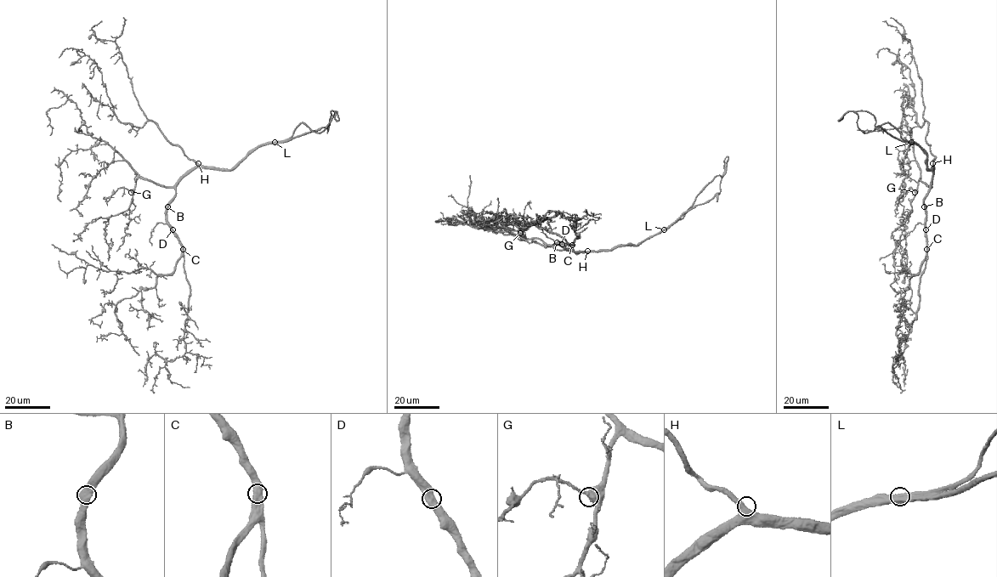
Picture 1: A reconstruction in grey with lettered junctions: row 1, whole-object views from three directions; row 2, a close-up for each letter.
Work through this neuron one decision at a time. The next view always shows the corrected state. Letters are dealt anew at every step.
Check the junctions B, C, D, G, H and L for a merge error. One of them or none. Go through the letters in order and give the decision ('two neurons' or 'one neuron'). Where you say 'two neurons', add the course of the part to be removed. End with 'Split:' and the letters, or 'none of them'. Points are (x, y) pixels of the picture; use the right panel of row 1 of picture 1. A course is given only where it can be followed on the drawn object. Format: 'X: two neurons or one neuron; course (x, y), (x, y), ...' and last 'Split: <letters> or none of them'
B: one neuron
C: one neuron
D: one neuron
G: one neuron
H: one neuron
L: one neuron
Split: none of them

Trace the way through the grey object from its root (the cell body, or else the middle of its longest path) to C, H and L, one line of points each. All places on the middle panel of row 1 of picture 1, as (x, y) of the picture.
C: (565, 247), (562, 242), (556, 244), (572, 245)
H: (565, 247), (574, 251), (587, 251)
L: (565, 247), (586, 251), (613, 250), (618, 246), (637, 246), (664, 229)

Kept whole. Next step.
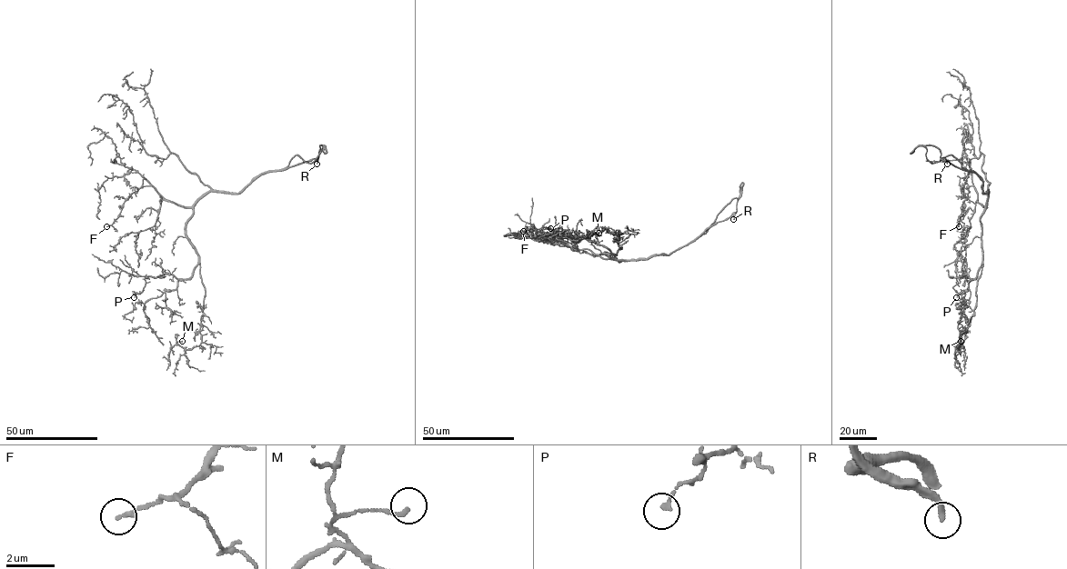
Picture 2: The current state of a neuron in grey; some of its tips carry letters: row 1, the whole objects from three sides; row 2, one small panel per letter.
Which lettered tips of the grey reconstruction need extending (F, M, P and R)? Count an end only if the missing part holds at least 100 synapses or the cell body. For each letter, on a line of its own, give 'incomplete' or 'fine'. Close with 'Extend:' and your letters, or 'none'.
F: fine
M: fine
P: fine
R: incomplete
Extend: R

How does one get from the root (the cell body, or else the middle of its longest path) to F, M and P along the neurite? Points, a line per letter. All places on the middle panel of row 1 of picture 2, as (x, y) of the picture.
F: (609, 256), (602, 258), (588, 249), (575, 250), (558, 241), (550, 242), (534, 235), (528, 230), (523, 231)
M: (609, 256), (602, 254), (616, 255), (621, 248), (618, 235), (606, 229), (593, 232), (598, 233)
P: (609, 256), (602, 254), (615, 254), (588, 239), (567, 238), (560, 224), (553, 232), (550, 228)

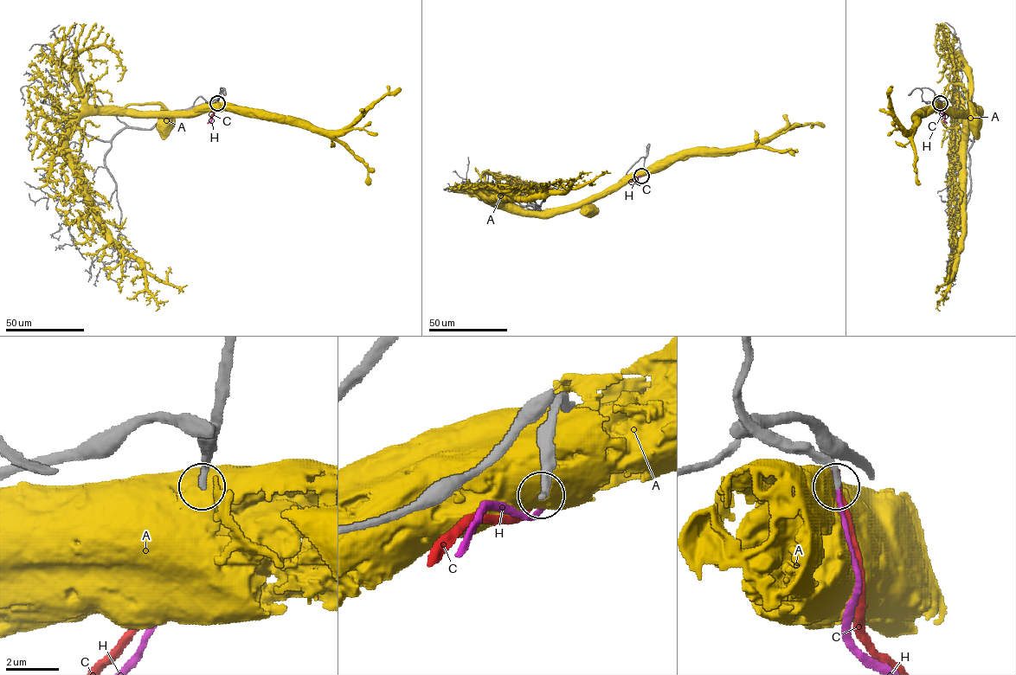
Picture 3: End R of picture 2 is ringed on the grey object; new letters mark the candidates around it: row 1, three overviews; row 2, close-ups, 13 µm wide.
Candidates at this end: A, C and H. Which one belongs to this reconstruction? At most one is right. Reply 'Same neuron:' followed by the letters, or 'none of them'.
Same neuron: none of them

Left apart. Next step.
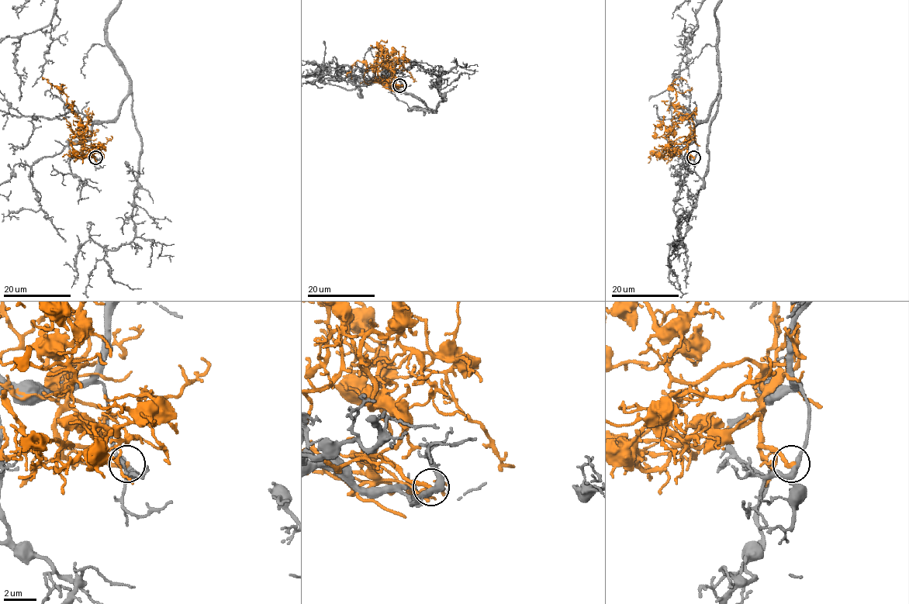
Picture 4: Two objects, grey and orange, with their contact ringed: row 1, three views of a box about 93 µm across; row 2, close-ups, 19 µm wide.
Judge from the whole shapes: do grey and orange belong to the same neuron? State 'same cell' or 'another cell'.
another cell

